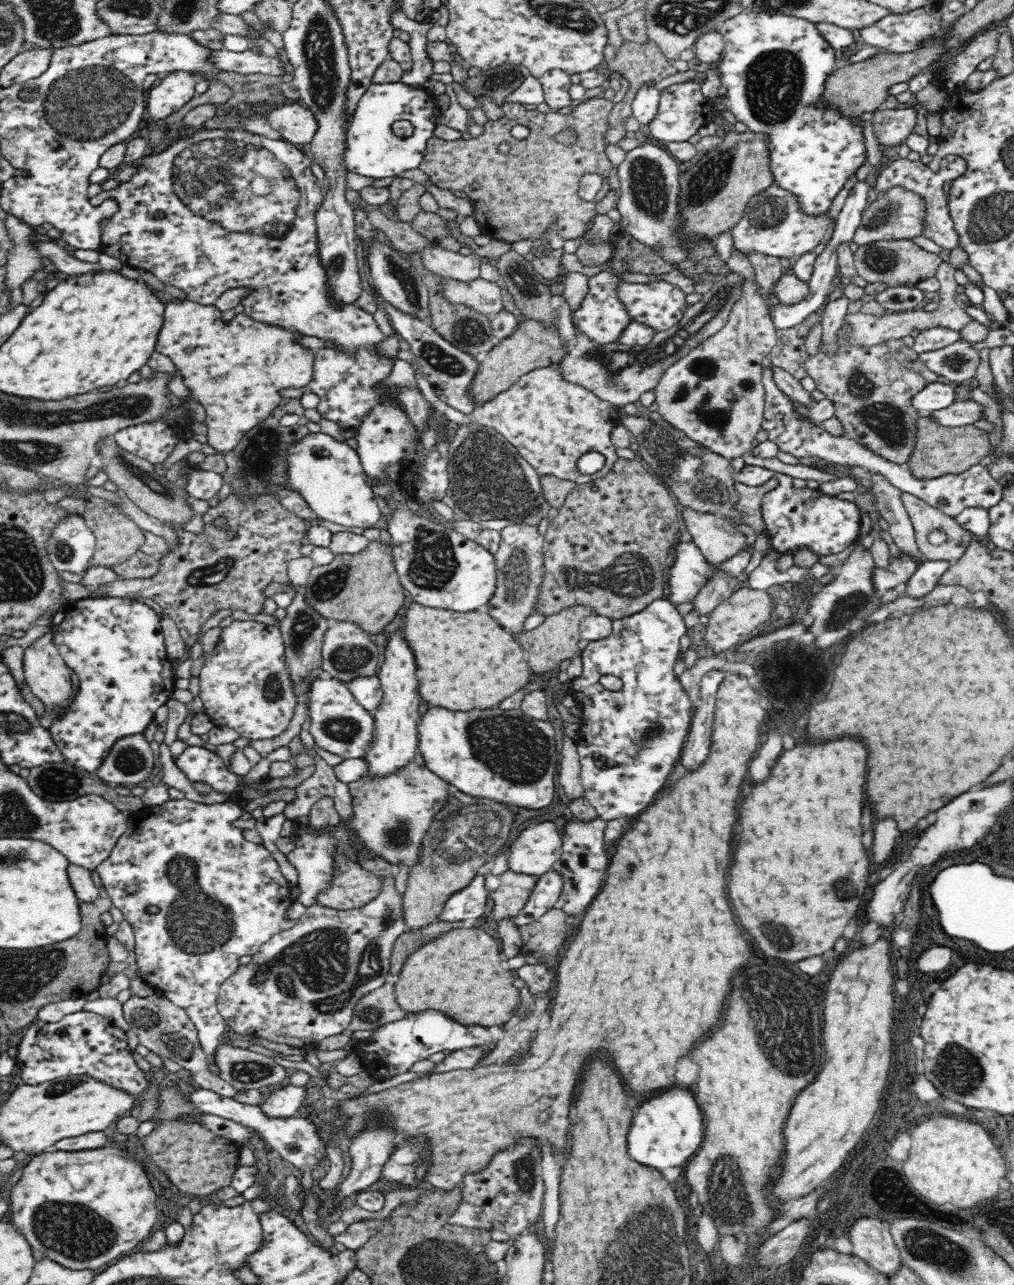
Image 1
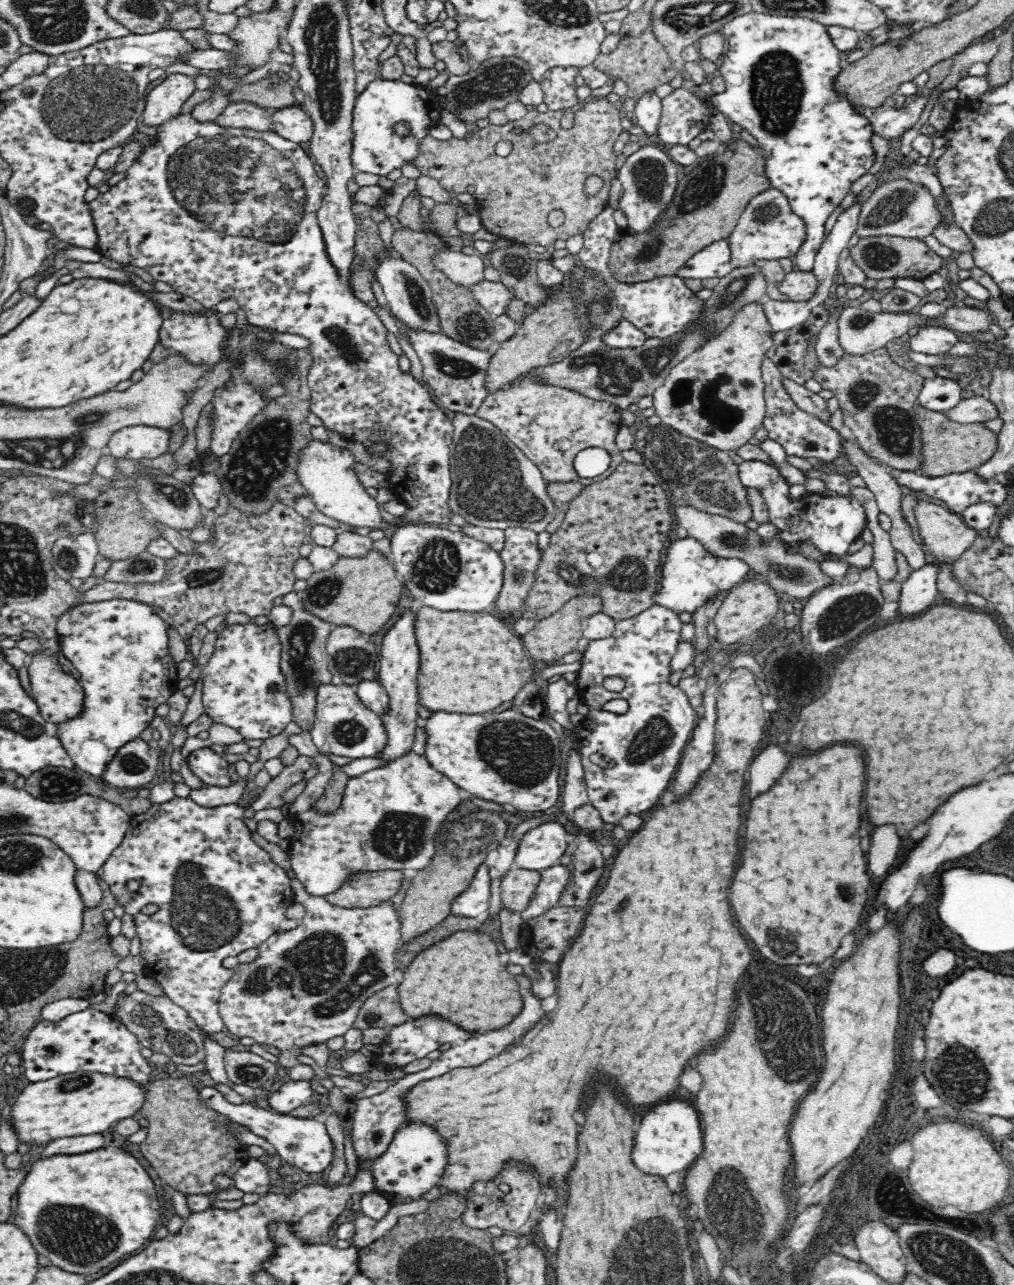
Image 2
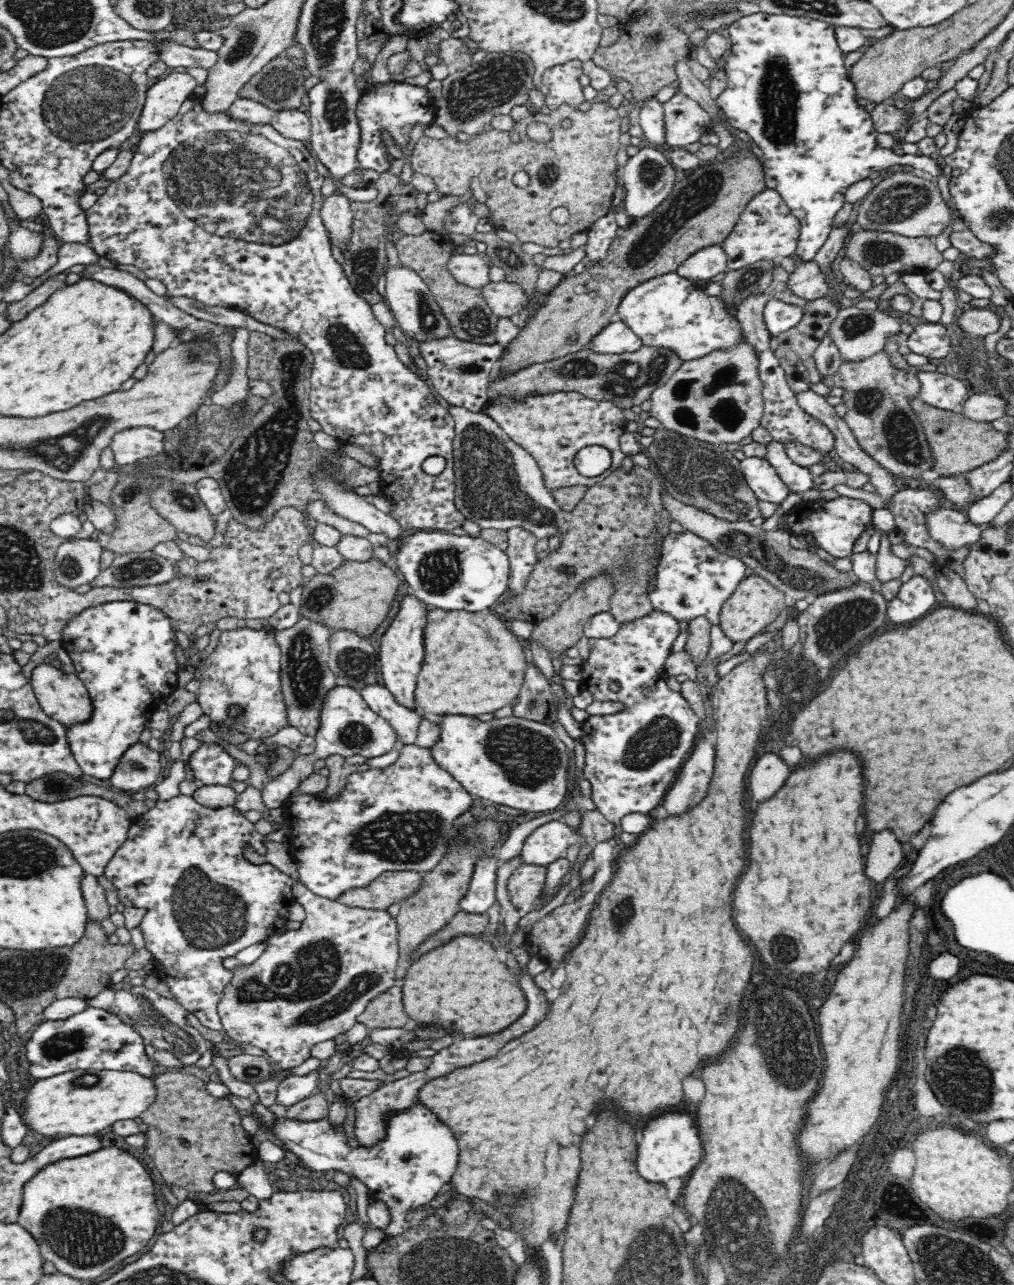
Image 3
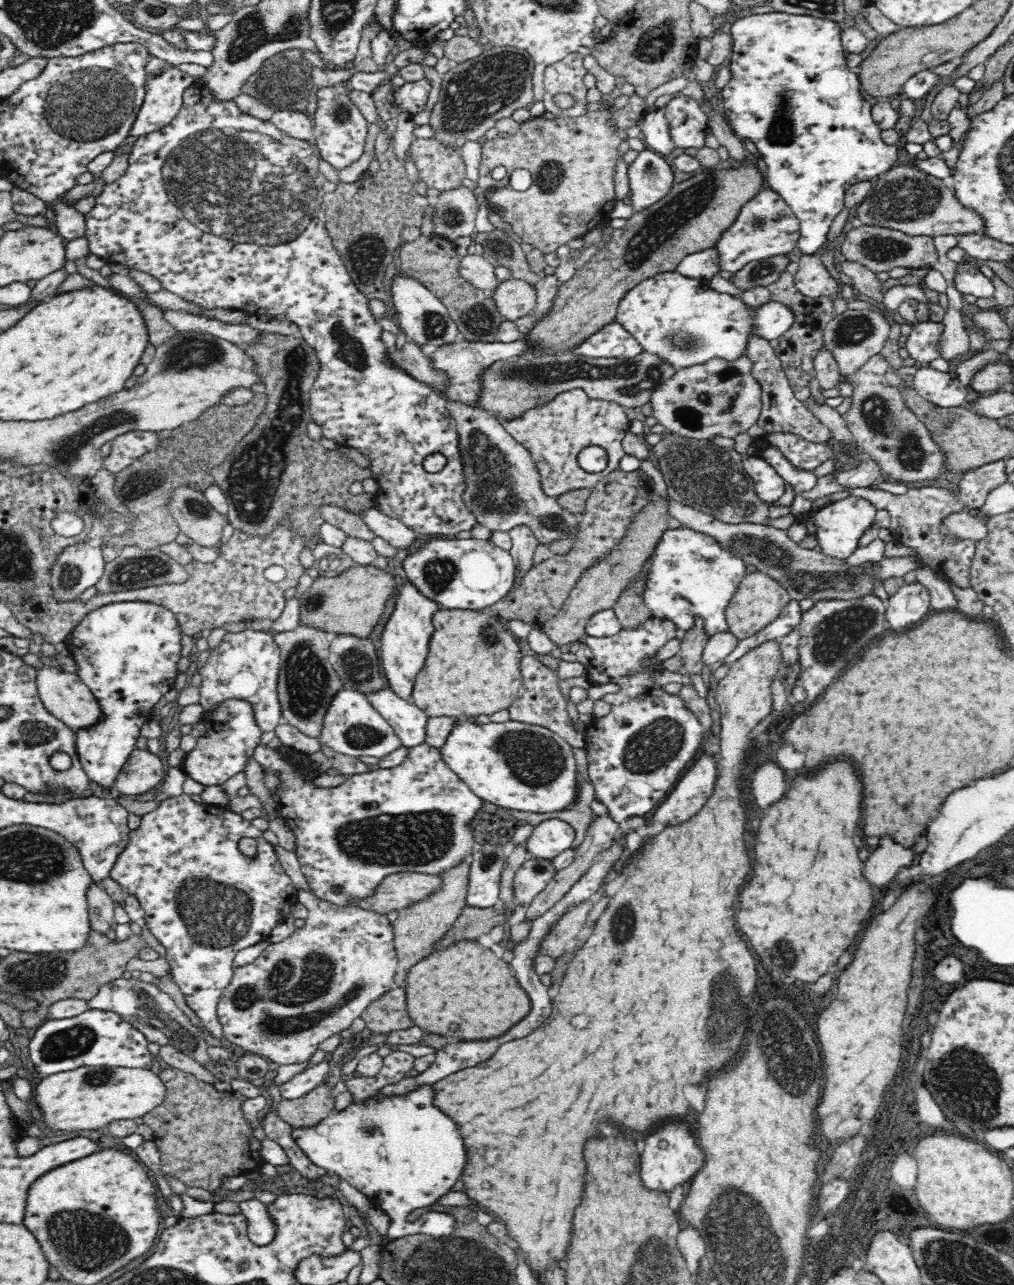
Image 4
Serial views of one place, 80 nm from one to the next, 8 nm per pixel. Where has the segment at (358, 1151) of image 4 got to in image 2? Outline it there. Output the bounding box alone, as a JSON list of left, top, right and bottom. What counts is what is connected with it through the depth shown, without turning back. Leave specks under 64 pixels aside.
[200,1085,450,1206]

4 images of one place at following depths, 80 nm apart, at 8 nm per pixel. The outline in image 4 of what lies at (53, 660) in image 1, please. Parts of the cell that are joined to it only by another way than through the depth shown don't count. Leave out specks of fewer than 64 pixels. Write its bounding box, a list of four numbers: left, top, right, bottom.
[36,665,106,730]

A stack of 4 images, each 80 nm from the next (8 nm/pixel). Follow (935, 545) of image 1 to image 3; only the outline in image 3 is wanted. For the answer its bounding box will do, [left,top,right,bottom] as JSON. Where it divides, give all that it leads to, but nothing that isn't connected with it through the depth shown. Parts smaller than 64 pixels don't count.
[929,508,984,549]

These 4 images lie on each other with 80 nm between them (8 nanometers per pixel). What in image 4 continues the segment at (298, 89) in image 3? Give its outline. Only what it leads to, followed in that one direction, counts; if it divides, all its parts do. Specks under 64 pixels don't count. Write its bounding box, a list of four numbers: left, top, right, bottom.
[240,49,316,112]

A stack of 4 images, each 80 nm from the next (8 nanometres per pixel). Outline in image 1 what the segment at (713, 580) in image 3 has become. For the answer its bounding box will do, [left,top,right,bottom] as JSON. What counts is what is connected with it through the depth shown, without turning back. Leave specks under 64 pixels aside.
[665,541,751,606]

